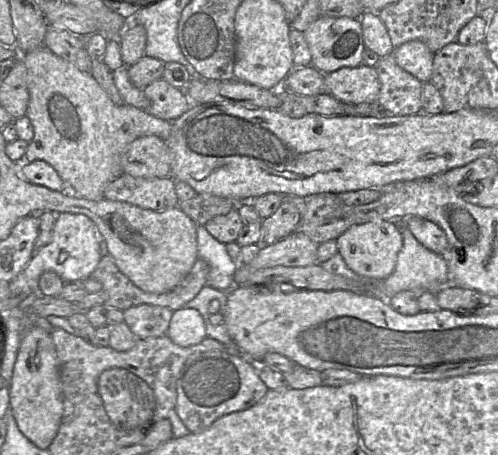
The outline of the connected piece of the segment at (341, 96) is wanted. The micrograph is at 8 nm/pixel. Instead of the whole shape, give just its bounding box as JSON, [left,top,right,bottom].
[324,67,380,103]

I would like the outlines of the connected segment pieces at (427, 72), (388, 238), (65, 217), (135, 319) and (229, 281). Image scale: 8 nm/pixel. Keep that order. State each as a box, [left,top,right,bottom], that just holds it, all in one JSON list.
[[392,40,434,83],[336,219,403,279],[9,213,102,311],[123,304,173,339],[197,226,239,291]]

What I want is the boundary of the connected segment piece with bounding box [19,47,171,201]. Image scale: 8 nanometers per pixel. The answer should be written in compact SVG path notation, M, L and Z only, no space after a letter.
M47 47L20 54L19 60L24 62L27 69L27 86L30 95L26 117L30 119L34 129L34 136L29 142L25 160L47 162L56 170L71 193L88 200L103 200L108 184L124 174L122 156L129 144L139 137L148 135L155 135L164 140L170 136L171 122L158 119L147 111L131 105L116 105L92 74L82 72Z

